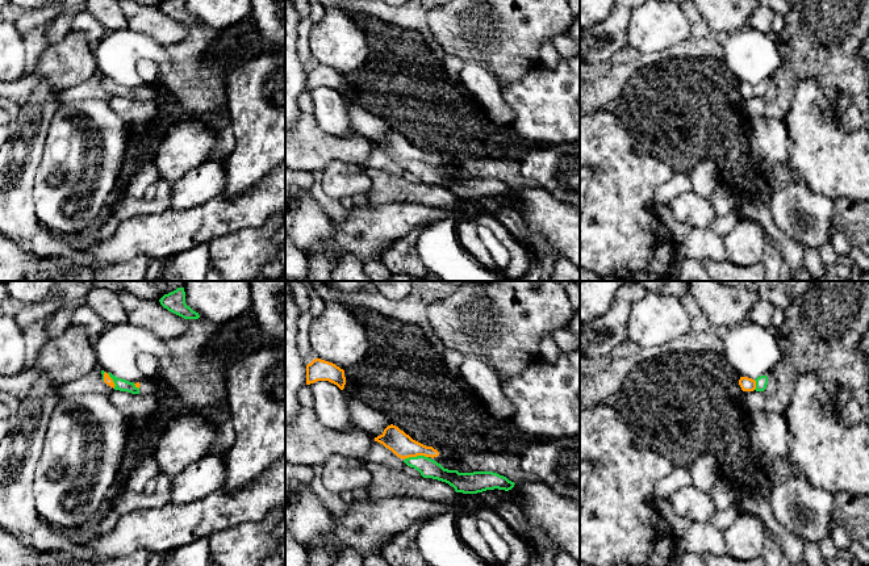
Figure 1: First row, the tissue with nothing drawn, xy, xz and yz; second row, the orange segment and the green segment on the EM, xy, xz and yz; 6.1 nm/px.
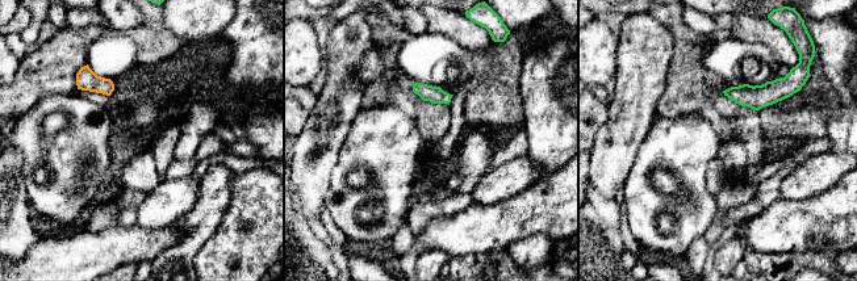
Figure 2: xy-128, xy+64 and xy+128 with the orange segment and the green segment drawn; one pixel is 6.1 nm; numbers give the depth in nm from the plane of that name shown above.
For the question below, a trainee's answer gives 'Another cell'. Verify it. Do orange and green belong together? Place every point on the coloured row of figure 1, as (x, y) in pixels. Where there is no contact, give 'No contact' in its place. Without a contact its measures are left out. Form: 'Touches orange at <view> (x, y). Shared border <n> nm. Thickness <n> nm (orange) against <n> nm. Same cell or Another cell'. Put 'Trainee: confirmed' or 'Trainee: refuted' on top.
Trainee: refuted
Touches orange at xz (416, 456). Shared border 150 nm. Thickness 150 nm (orange) against 120 nm. Same cell

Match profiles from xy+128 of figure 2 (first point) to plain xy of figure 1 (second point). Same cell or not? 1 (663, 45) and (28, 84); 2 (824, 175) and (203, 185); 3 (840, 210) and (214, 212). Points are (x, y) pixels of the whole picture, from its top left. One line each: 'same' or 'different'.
1: different
2: same
3: same

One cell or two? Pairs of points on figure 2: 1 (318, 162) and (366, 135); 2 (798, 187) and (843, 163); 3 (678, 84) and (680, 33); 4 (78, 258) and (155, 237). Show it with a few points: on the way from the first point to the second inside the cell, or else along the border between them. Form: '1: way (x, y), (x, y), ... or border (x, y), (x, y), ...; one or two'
1: border (352, 121), (330, 179); two
2: way (809, 179), (832, 167); one
3: way (682, 71), (682, 46); one
4: way (97, 254), (115, 246), (136, 244); one

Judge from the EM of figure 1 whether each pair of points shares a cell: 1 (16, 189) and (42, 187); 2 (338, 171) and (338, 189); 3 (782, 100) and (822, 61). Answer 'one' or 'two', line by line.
1: two
2: one
3: one

